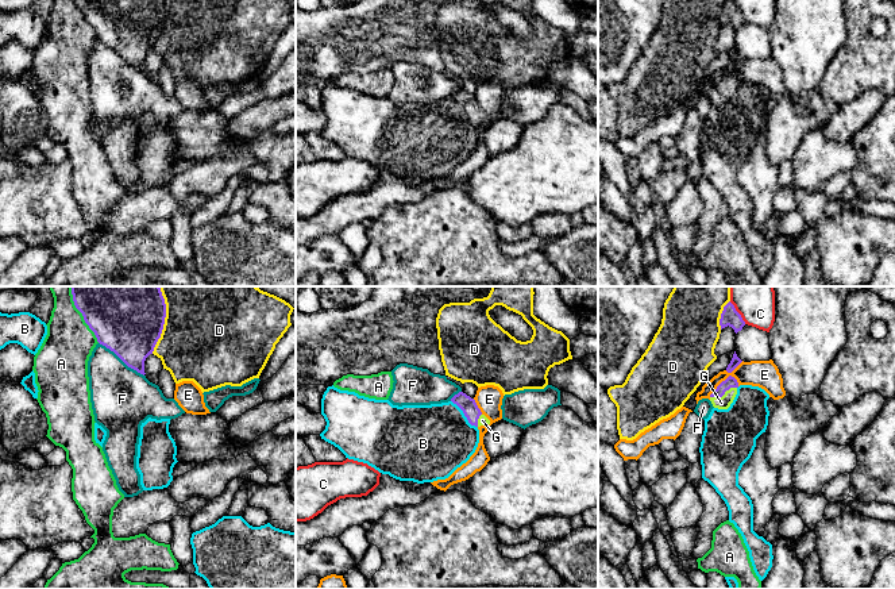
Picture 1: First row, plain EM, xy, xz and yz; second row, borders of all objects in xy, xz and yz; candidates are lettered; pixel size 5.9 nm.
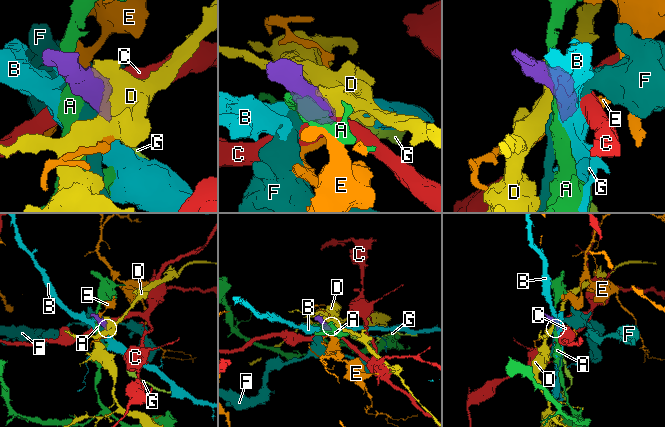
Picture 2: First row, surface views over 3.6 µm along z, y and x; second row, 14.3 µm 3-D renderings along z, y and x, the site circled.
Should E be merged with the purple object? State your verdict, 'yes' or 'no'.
no

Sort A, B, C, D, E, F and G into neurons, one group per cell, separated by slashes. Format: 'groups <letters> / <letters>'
groups A / B / C / D / E / F / G

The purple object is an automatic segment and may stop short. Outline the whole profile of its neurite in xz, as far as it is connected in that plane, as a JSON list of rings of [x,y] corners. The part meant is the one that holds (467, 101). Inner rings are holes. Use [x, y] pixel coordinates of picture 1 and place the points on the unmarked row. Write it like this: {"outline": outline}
{"outline": [[[459,89],[451,96],[451,99],[463,108],[471,123],[481,124],[490,122],[490,118],[481,109],[475,97],[466,91]]]}

